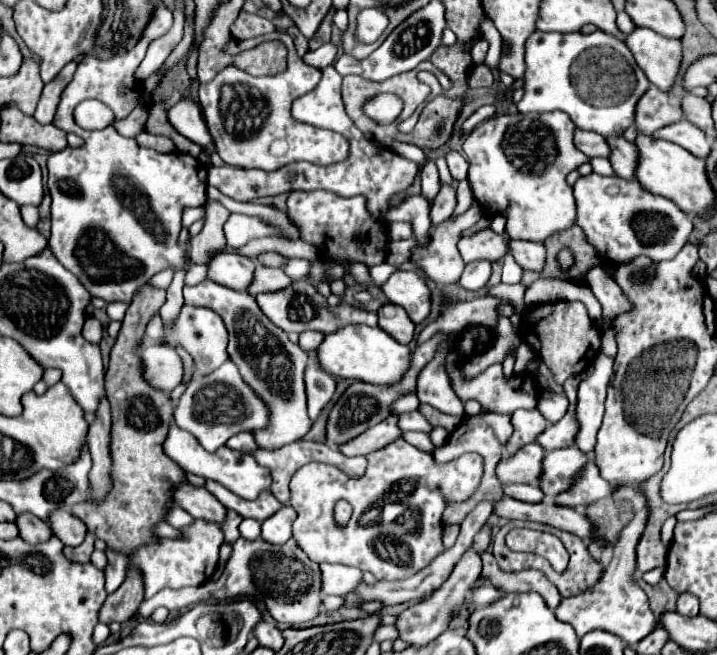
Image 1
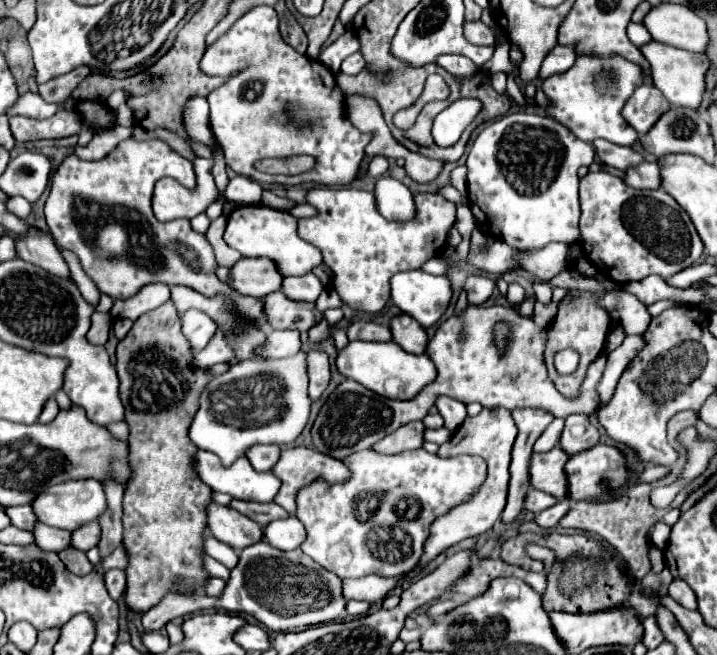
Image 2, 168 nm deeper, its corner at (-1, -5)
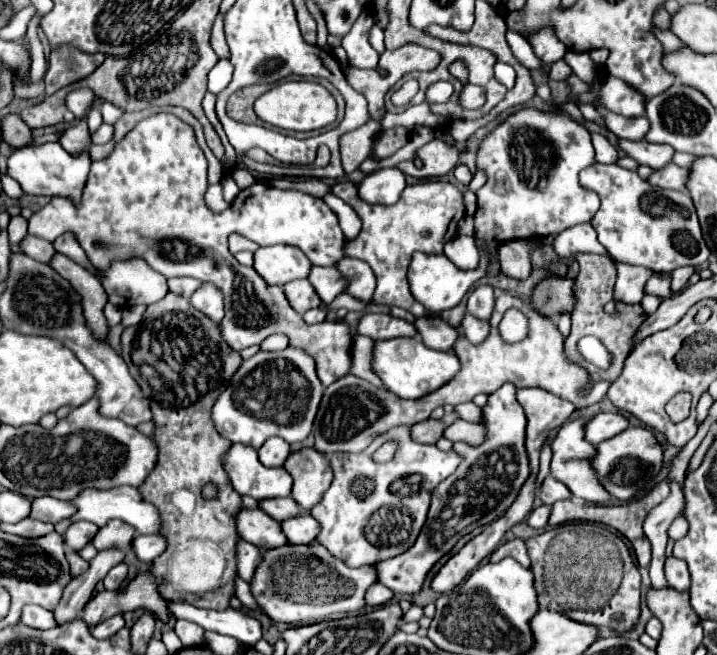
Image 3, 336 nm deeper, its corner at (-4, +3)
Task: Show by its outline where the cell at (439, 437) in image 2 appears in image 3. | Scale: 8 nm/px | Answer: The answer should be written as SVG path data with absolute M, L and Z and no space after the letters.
M456 420L454 424L450 424L450 428L446 428L444 436L452 442L464 440L464 442L476 446L484 438L484 426L482 424L470 424L470 422L464 422L464 420Z

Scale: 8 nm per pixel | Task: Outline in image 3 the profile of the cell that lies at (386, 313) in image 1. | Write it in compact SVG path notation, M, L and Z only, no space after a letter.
M420 316L414 320L414 328L422 342L432 350L452 350L454 340L458 338L456 328L448 326L442 318L434 316Z

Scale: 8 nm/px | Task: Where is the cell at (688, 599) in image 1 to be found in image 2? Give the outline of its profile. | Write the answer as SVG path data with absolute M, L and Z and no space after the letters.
M675 578L669 584L669 596L675 598L675 602L679 602L683 608L695 610L695 592L691 592L691 588L683 580Z

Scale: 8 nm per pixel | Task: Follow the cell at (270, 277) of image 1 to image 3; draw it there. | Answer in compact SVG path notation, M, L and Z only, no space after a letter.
M312 266L308 280L324 304L330 304L346 286L346 280L334 268L324 266Z

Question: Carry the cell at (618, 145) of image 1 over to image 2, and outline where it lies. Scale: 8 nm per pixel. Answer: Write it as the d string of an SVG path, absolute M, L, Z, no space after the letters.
M651 162L639 164L639 168L631 168L631 172L625 172L625 184L633 188L657 190L661 188L661 170Z

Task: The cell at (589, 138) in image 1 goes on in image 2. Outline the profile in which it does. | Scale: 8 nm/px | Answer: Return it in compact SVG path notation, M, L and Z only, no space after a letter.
M595 140L593 146L595 146L595 152L597 152L597 158L603 164L613 166L617 170L629 170L629 168L645 162L643 154L633 150L631 146L617 146L617 144L611 144L607 140Z

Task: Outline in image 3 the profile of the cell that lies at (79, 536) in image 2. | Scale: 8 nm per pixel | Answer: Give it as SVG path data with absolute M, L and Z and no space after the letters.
M110 520L106 526L102 526L92 544L98 548L98 550L104 550L104 548L110 548L110 546L116 546L116 548L130 548L130 542L134 538L134 528L130 528L128 524L124 524L122 520Z

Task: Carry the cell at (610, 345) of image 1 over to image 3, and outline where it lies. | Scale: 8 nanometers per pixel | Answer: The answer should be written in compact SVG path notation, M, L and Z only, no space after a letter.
M653 274L652 278L646 282L646 294L658 296L660 300L671 296L670 277L661 277Z

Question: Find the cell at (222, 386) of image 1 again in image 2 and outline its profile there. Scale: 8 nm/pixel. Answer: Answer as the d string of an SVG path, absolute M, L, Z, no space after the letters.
M297 352L295 356L281 358L281 360L241 360L231 366L229 372L215 376L201 396L201 406L191 422L189 436L191 440L213 454L217 454L223 464L235 462L239 456L243 456L251 446L255 444L291 444L305 428L311 412L313 400L307 394L307 362L305 352Z

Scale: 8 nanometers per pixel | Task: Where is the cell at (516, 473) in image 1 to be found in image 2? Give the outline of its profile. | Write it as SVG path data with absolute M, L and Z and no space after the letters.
M553 448L545 454L533 454L531 460L531 486L543 492L553 494L559 500L567 498L567 472L565 462L571 456L561 450Z

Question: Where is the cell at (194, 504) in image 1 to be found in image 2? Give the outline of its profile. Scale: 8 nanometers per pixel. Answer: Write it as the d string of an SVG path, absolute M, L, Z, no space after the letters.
M215 502L209 504L207 520L209 520L209 532L217 540L229 544L235 550L243 550L245 546L263 540L263 530L259 528L259 524L229 506L219 506Z

